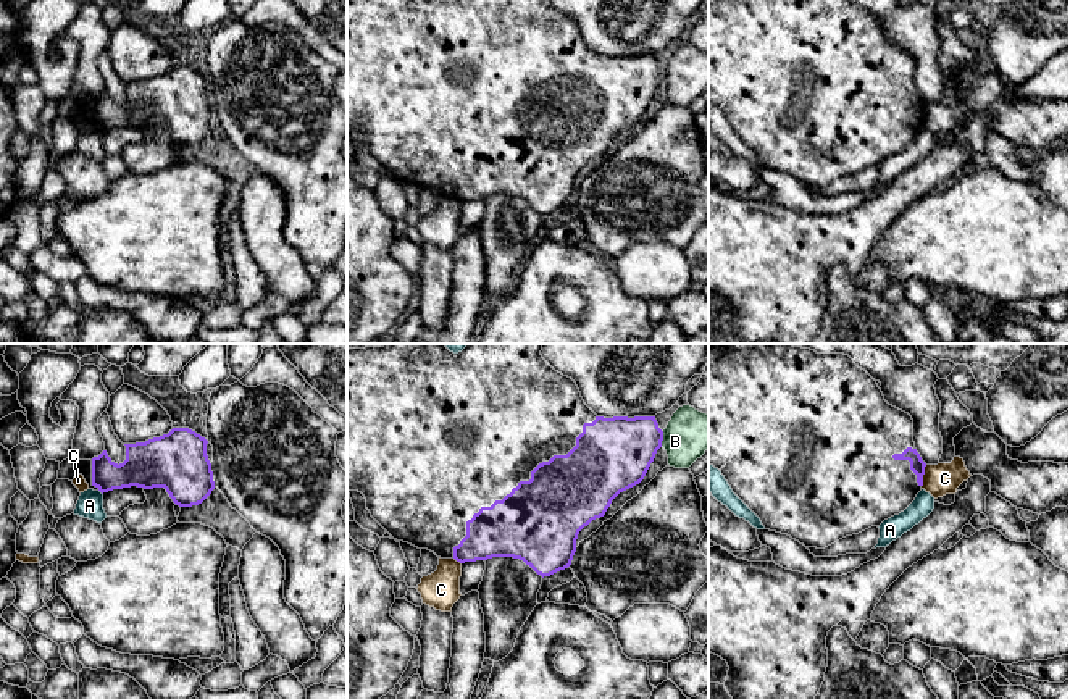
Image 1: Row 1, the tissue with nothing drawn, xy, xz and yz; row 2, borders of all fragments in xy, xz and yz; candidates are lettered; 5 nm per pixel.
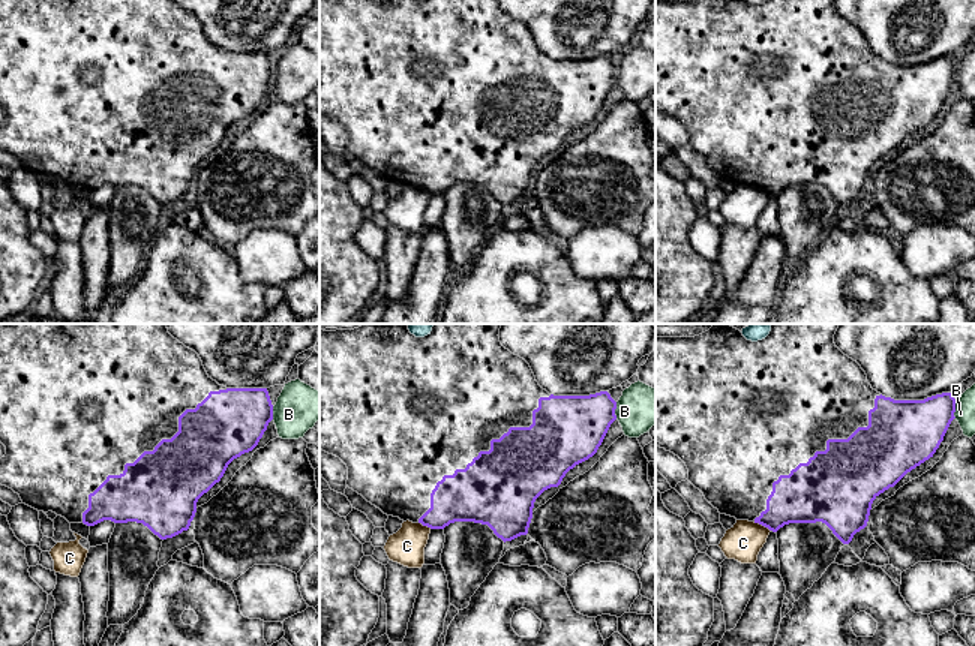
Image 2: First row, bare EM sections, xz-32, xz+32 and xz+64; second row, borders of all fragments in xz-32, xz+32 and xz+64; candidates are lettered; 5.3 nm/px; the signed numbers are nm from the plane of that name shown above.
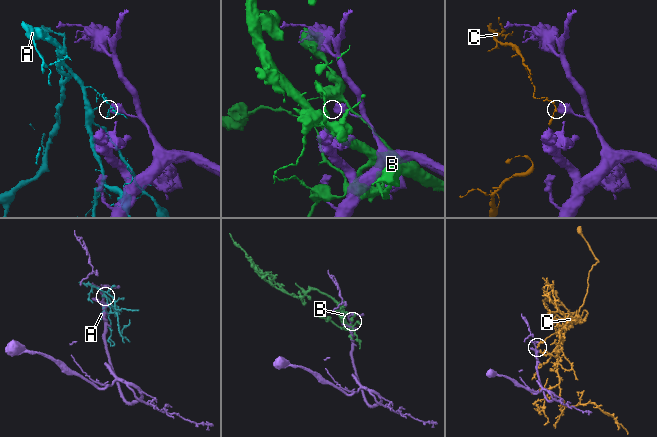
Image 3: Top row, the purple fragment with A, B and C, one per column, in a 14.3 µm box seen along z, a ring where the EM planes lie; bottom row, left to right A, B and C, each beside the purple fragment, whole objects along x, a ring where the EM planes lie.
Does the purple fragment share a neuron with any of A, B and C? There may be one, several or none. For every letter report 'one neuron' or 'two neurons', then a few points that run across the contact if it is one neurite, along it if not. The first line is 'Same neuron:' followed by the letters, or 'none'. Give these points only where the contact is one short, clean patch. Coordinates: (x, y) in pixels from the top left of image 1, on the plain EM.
Same neuron: none
A: two neurons
B: two neurons
C: two neurons | yz (927, 104), (922, 113), (922, 125)

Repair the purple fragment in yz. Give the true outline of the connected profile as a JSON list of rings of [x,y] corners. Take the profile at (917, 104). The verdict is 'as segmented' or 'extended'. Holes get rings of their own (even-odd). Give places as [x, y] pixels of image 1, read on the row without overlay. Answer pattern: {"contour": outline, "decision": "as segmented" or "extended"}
{"contour": [[[708,0],[708,102],[721,110],[733,131],[760,157],[765,168],[788,173],[805,186],[825,187],[836,179],[859,173],[871,165],[880,165],[884,158],[904,150],[922,129],[926,102],[922,98],[913,81],[913,58],[909,52],[889,44],[884,39],[876,19],[854,0]]], "decision": "extended"}

